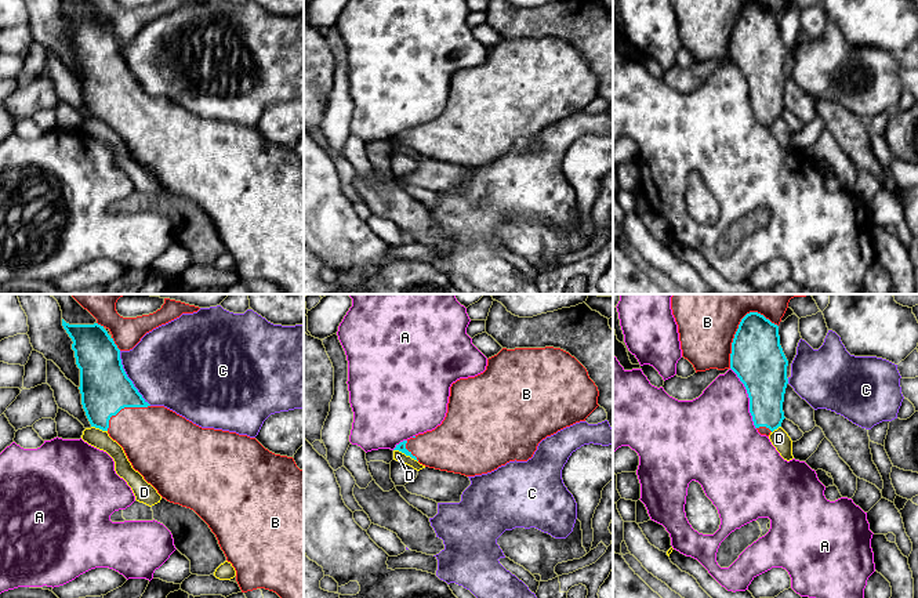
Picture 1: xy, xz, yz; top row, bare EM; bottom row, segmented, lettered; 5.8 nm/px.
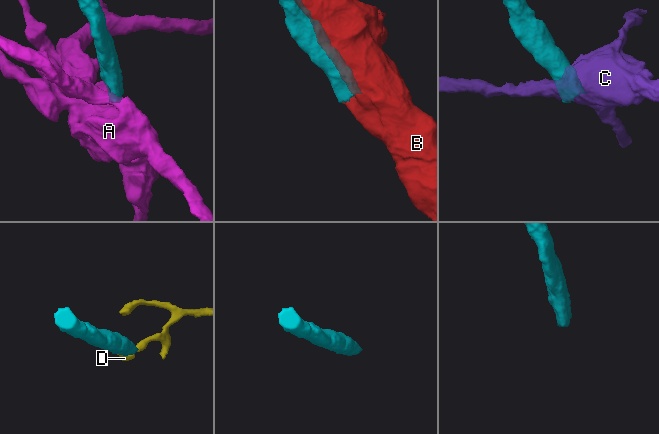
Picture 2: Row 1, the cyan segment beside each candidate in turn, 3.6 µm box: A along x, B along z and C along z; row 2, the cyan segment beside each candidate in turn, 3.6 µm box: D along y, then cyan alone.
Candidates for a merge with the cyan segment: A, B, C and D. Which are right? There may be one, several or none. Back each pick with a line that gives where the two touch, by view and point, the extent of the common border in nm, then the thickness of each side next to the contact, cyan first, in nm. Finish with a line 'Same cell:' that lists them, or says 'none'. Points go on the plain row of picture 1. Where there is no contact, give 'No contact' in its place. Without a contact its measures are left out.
B: Touches cyan at yz (739, 17). Shared border 380 nm. Thickness 300 nm (cyan) against 320 nm
Same cell: B

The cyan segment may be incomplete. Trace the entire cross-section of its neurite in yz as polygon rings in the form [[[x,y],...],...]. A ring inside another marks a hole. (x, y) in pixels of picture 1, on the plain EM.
[[[672,0],[672,6],[678,15],[682,47],[693,55],[696,64],[705,62],[710,59],[718,59],[718,61],[732,59],[747,80],[750,88],[750,104],[752,106],[755,119],[761,126],[766,126],[766,127],[769,127],[774,120],[781,117],[781,113],[785,109],[783,102],[783,93],[784,93],[785,79],[788,75],[788,69],[787,69],[788,51],[780,36],[780,26],[779,26],[779,15],[785,1],[787,0]]]

